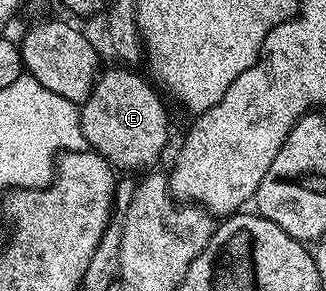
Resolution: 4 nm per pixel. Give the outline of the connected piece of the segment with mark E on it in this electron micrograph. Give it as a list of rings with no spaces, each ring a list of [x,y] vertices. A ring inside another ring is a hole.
[[[125,66],[113,67],[117,68],[109,68],[106,72],[104,69],[98,75],[89,97],[86,98],[84,104],[80,105],[83,138],[87,138],[89,148],[98,152],[114,169],[122,168],[125,171],[122,173],[125,174],[133,174],[129,172],[137,171],[140,173],[142,170],[152,169],[149,167],[160,158],[161,151],[164,150],[165,143],[169,140],[169,118],[165,114],[164,104],[157,97],[158,89],[148,79],[145,81],[137,70],[130,70]]]

